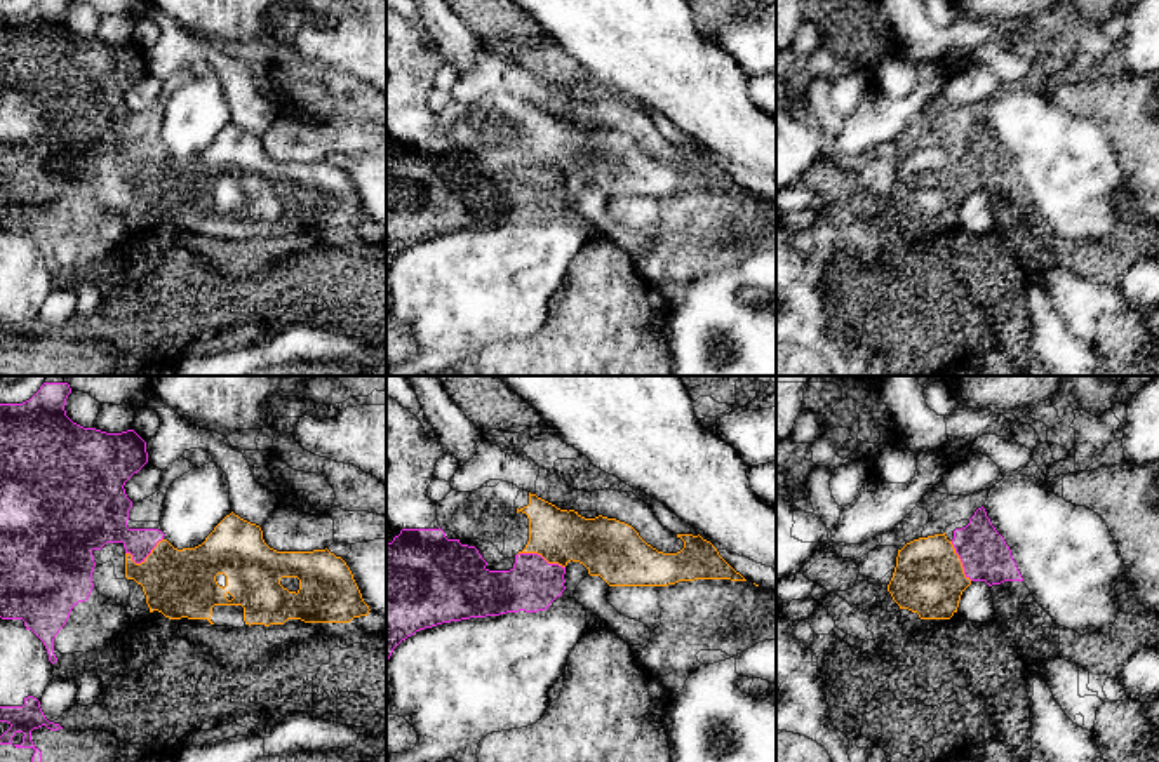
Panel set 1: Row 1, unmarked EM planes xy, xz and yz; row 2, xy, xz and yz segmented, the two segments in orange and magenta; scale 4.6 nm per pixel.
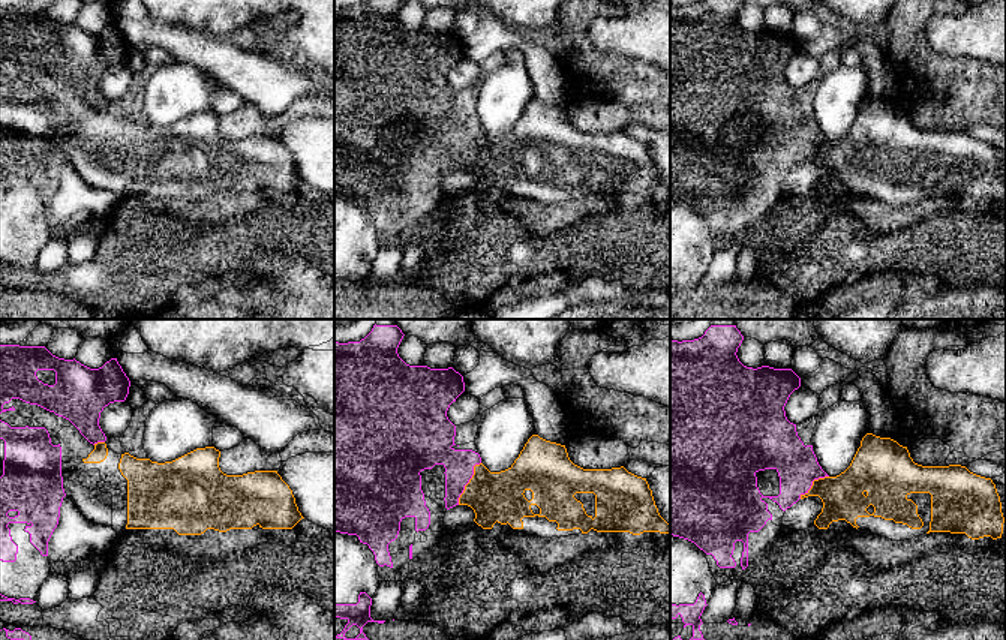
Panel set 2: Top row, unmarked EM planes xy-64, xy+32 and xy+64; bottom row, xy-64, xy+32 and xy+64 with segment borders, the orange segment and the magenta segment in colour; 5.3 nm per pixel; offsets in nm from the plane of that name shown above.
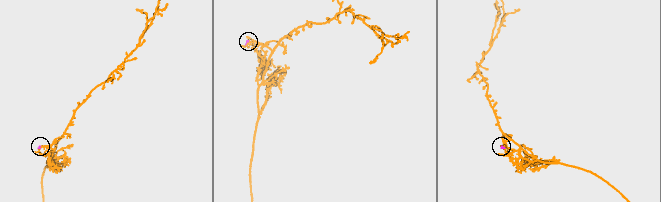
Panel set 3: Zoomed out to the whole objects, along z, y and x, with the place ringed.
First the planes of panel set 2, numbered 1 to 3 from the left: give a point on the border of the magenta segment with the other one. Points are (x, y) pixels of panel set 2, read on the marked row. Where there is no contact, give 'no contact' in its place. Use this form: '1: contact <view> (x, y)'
1: contact xy-64 (98, 442)
2: contact xy+32 (468, 483)
3: contact xy+64 (813, 483)

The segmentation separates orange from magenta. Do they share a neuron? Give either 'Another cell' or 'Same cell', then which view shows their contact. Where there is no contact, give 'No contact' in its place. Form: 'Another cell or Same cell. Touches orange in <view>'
Another cell. Touches orange in xz

